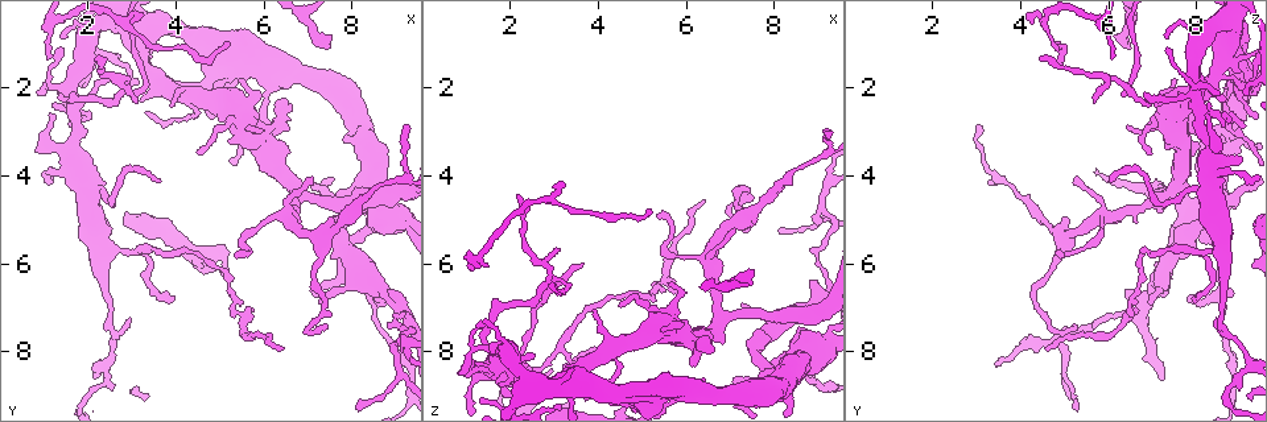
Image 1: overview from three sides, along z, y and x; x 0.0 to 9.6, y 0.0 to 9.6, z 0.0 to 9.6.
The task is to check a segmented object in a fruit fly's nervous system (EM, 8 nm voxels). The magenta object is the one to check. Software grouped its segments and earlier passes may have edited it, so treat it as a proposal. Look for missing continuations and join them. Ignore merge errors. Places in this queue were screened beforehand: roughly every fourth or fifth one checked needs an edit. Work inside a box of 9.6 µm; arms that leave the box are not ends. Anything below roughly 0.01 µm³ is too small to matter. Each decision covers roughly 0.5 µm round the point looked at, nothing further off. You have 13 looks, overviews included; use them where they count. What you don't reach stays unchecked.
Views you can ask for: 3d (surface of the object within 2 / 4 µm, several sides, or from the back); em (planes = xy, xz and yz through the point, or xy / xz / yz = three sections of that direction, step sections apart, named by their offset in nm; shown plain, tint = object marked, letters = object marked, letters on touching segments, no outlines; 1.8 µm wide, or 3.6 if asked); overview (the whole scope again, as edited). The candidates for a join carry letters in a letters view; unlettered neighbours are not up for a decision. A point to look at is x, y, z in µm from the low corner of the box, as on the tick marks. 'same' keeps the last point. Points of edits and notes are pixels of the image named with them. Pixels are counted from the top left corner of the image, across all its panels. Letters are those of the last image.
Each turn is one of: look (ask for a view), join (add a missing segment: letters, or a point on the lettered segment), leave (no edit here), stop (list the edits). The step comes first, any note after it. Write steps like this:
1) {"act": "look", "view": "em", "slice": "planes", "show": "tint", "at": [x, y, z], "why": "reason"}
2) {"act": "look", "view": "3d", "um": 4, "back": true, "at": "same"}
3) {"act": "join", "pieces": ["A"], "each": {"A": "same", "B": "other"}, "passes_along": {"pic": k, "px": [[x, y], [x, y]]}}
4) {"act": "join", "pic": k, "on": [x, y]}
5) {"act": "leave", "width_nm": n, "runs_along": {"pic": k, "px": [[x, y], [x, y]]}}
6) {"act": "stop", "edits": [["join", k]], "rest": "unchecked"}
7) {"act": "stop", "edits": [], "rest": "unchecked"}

{"act": "look", "view": "3d", "um": 4, "at": [7.50, 0.80, 6.15], "why": "branch stops here"}

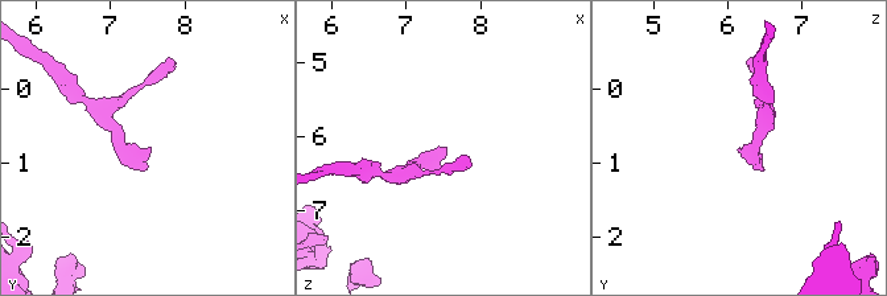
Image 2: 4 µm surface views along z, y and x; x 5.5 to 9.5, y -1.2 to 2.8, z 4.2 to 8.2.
{"act": "look", "view": "em", "slice": "xy", "step": 16, "show": "tint", "at": [7.50, 0.80, 6.15]}

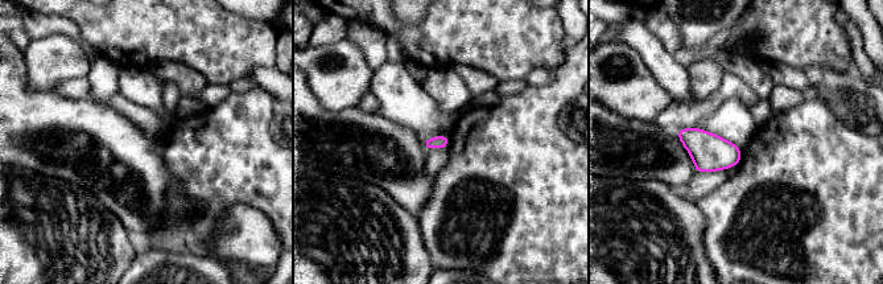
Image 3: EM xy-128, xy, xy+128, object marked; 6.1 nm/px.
{"act": "look", "view": "em", "slice": "xy", "step": 16, "show": "letters", "at": "same"}

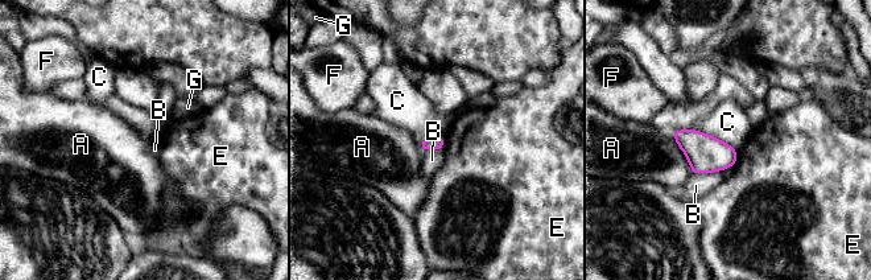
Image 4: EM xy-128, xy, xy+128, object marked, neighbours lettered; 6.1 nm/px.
{"act": "leave", "each": {"A": "other", "B": "other", "C": "other", "E": "other", "F": "other", "G": "other"}, "border": {"pic": 4, "px": [[693, 128], [726, 141], [738, 153]]}, "found": "none of them fits"}

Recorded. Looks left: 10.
{"act": "look", "view": "em", "slice": "planes", "show": "tint", "at": [7.10, 3.95, 5.20], "why": "tapers out"}

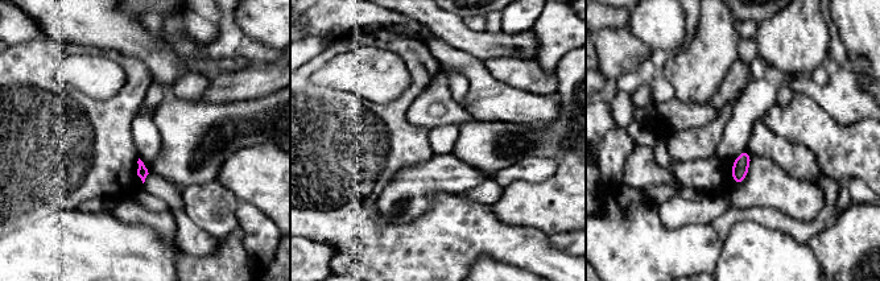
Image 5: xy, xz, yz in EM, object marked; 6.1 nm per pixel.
{"act": "look", "view": "em", "slice": "planes", "show": "letters", "at": "same", "why": "see the neighbours"}

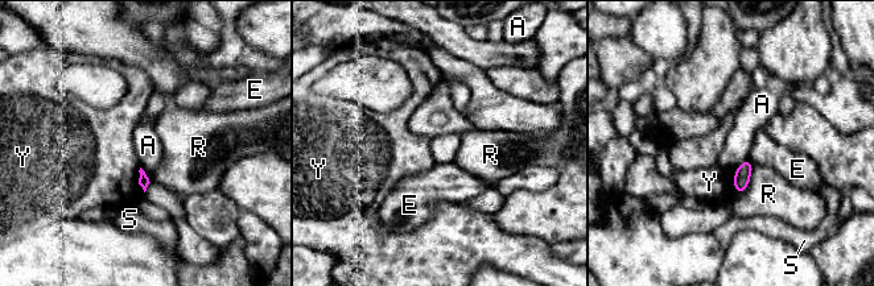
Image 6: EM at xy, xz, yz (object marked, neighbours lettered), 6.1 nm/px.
{"act": "leave", "longest_contact_nm": ["R", 220], "each": {"A": "other", "E": "other", "R": "other", "S": "other", "Y": "other"}, "border": {"pic": 6, "px": [[749, 158], [738, 166], [733, 179]]}, "found": "no lettered segment goes on from it"}

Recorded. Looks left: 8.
{"act": "look", "view": "em", "slice": "planes", "show": "tint", "at": [1.55, 2.85, 8.55], "why": "an open end"}

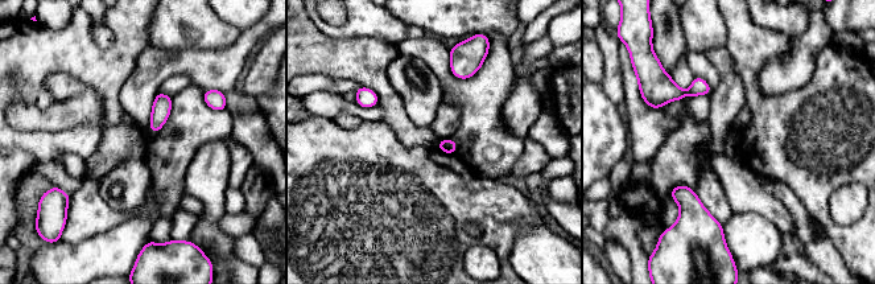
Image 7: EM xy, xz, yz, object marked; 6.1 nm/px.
{"act": "look", "view": "em", "slice": "planes", "show": "letters", "at": "same"}

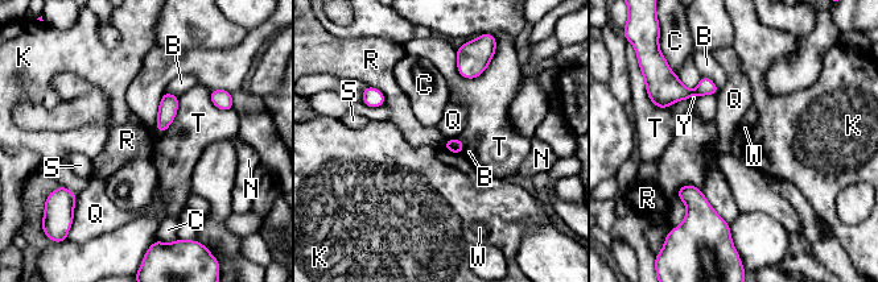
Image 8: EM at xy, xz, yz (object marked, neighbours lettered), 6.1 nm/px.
{"act": "leave", "longest_contact_nm": ["Q", 280], "each": {"B": "other", "C": "other", "K": "other", "N": "other", "Q": "other", "R": "other", "S": "other", "T": "other", "W": "other", "Y": "other"}, "found": "no lettered segment goes on from it"}

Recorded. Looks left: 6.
{"act": "look", "view": "em", "slice": "planes", "show": "plain", "at": [5.35, 5.85, 4.85], "why": "branch stops here"}

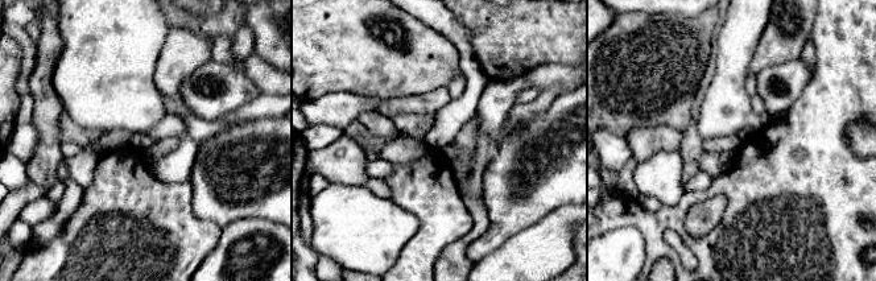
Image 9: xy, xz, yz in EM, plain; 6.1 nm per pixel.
{"act": "look", "view": "em", "slice": "planes", "show": "letters", "at": "same"}

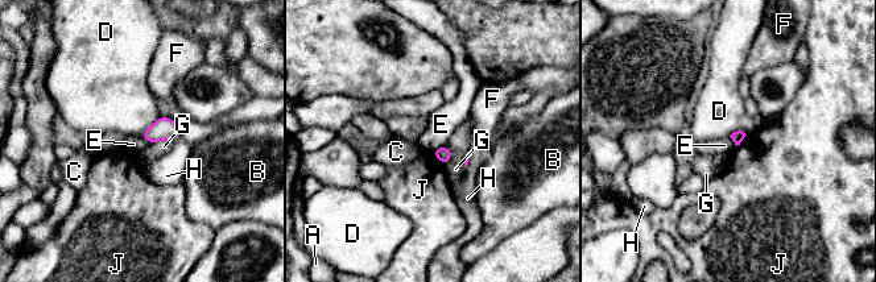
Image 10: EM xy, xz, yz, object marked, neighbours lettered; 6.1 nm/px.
{"act": "leave", "width_nm": 70, "each": {"A": "other", "B": "other", "C": "other", "D": "other", "E": "other", "F": "other", "G": "other", "H": "other", "J": "other"}, "found": "none of them fits"}

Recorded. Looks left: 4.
{"act": "look", "view": "em", "slice": "planes", "show": "tint", "at": [8.35, 3.05, 8.65], "why": "arms part here"}

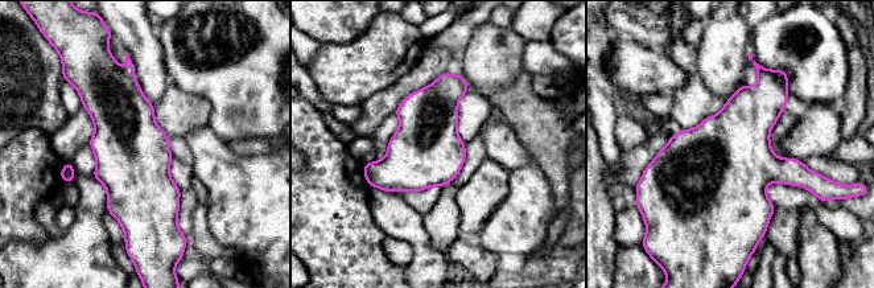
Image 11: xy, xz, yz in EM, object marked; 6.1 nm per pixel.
{"act": "look", "view": "em", "slice": "planes", "show": "letters", "at": "same"}

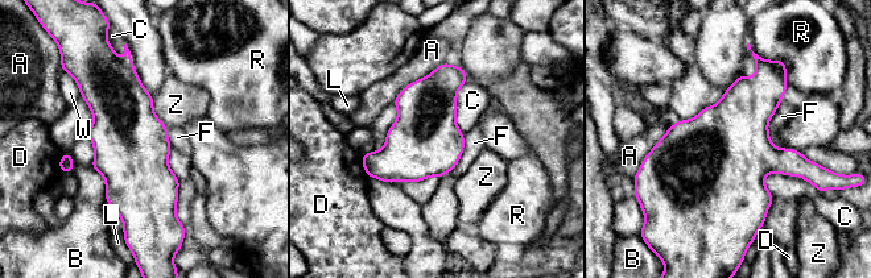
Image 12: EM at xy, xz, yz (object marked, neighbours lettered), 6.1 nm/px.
{"act": "leave", "each": {"A": "other", "B": "other", "C": "other", "D": "other", "F": "other", "L": "other", "R": "other", "W": "other", "Z": "other"}, "border": {"pic": 12, "px": [[763, 177], [801, 175], [812, 185]]}, "found": "none of them fits"}

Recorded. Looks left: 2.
{"act": "stop", "edits": [], "rest": "unchecked"}

